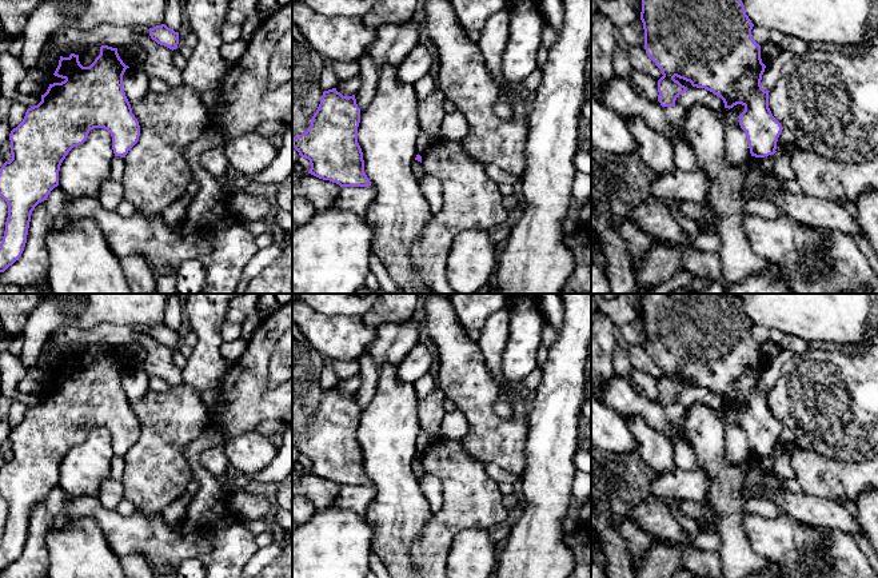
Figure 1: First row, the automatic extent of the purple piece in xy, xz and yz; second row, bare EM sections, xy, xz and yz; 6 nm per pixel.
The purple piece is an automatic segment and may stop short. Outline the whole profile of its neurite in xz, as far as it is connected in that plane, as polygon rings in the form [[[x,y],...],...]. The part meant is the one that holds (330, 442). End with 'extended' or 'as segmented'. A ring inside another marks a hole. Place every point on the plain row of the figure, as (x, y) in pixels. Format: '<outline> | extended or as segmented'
[[[336,387],[324,390],[311,424],[292,438],[292,446],[310,459],[308,473],[340,486],[371,485],[358,442],[359,422],[355,394],[343,395]]] | as segmented

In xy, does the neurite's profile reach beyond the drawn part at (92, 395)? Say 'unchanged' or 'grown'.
unchanged

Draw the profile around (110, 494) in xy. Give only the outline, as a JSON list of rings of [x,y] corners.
[[[111,477],[107,478],[99,489],[97,498],[107,510],[116,510],[117,505],[123,499],[121,482],[112,479]]]

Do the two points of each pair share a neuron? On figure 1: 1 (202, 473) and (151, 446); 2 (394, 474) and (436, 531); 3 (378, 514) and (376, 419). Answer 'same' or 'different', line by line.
1: different
2: different
3: same

